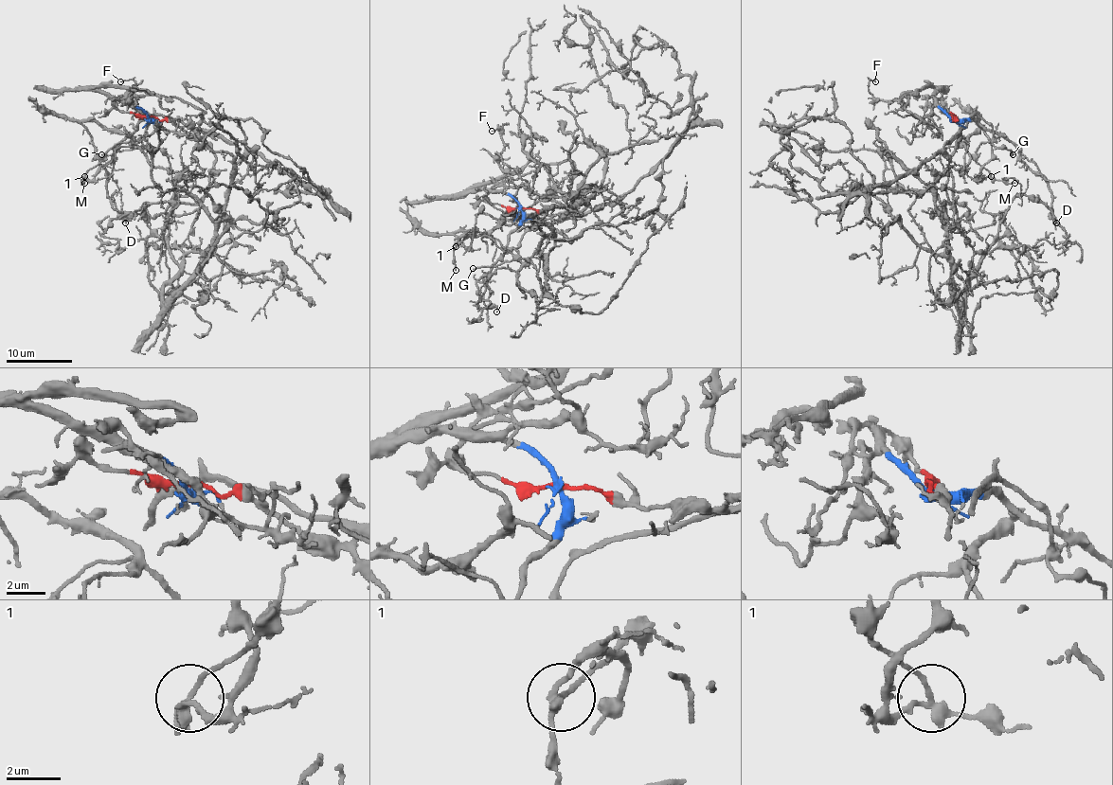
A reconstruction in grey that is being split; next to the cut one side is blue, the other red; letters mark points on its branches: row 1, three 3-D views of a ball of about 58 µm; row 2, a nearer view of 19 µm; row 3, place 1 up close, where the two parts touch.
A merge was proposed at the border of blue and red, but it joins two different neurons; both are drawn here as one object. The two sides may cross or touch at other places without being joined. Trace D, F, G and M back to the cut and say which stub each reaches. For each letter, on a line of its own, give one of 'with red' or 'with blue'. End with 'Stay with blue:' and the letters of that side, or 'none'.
D: with blue
F: with blue
G: with red
M: with red
Stay with blue: D, F

